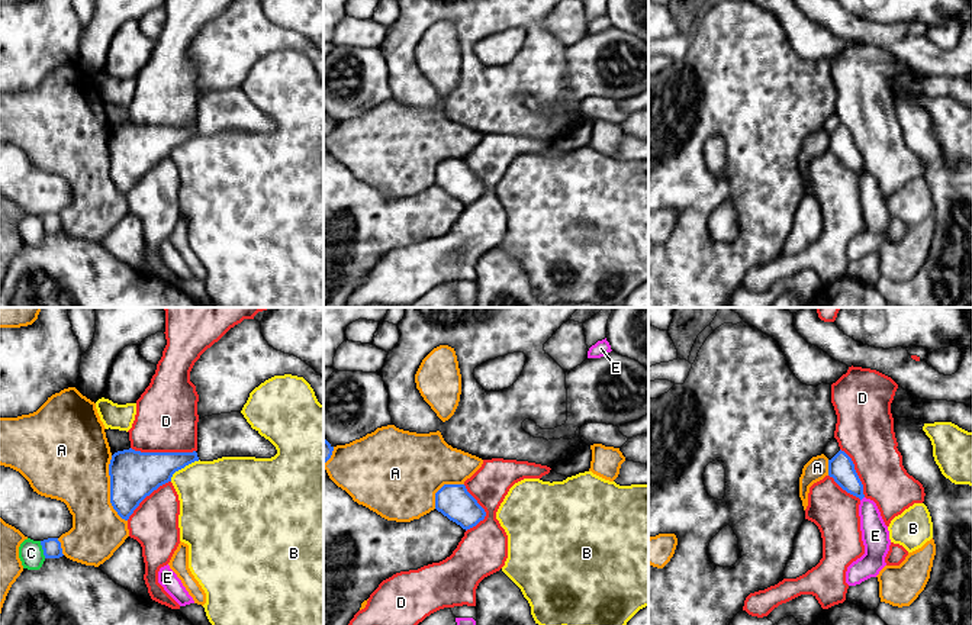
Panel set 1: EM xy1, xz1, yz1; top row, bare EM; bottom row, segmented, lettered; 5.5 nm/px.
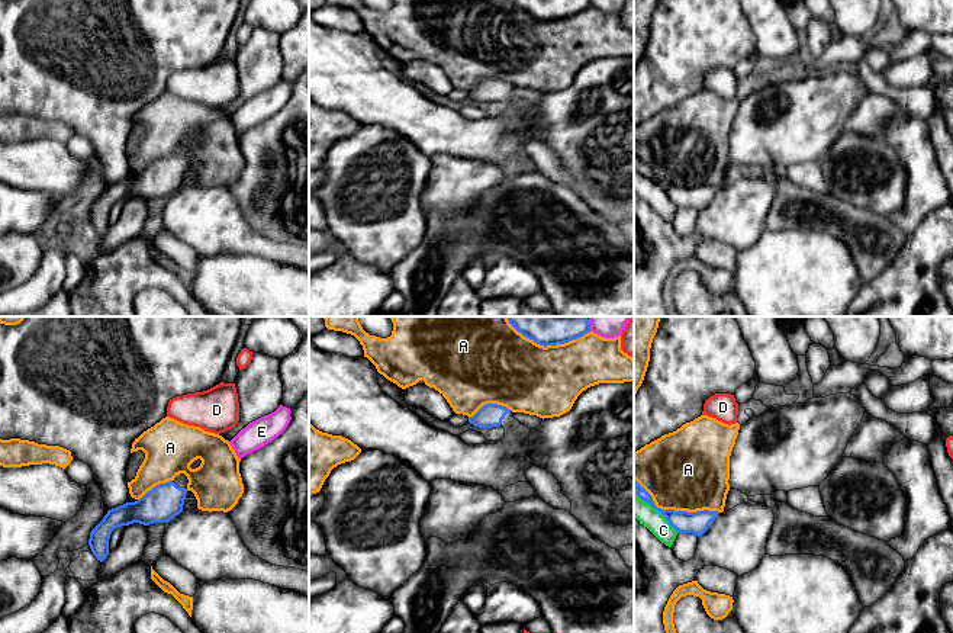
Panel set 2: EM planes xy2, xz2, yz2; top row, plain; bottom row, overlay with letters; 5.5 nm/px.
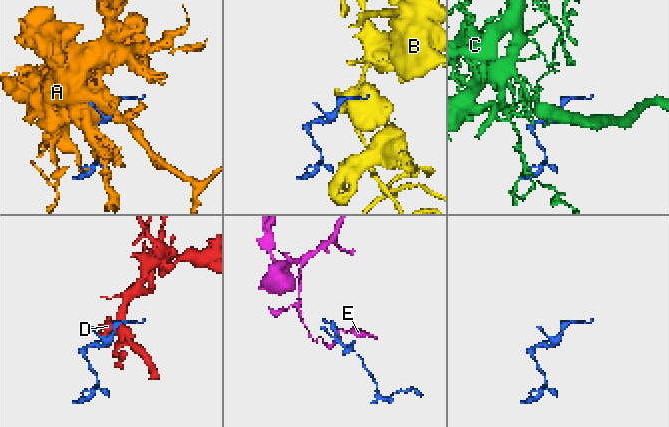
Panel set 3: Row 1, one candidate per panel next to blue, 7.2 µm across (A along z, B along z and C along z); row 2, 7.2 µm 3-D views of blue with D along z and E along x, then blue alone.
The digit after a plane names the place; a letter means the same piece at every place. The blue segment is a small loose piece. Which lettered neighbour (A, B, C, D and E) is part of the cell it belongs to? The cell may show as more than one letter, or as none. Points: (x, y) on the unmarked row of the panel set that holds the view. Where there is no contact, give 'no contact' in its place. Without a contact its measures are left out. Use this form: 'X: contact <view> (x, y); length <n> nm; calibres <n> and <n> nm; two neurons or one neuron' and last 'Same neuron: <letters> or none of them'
A: contact yz2 (673, 185); length 500 nm; calibres 130 and 460 nm; two neurons
B: contact xy1 (183, 142); length 200 nm; calibres 240 and 420 nm; two neurons
C: contact xy1 (44, 225); length 100 nm; calibres 100 and 140 nm; two neurons
D: contact xy1 (163, 128); length 360 nm; calibres 260 and 340 nm; two neurons
E: contact yz1 (862, 173); length 40 nm; calibres 140 and 160 nm; two neurons
Same neuron: none of them

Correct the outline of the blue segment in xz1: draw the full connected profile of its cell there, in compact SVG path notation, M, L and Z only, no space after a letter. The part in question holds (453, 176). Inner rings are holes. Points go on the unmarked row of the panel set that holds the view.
M444 160L435 168L435 184L463 204L470 204L485 194L486 187L467 167L464 160Z

